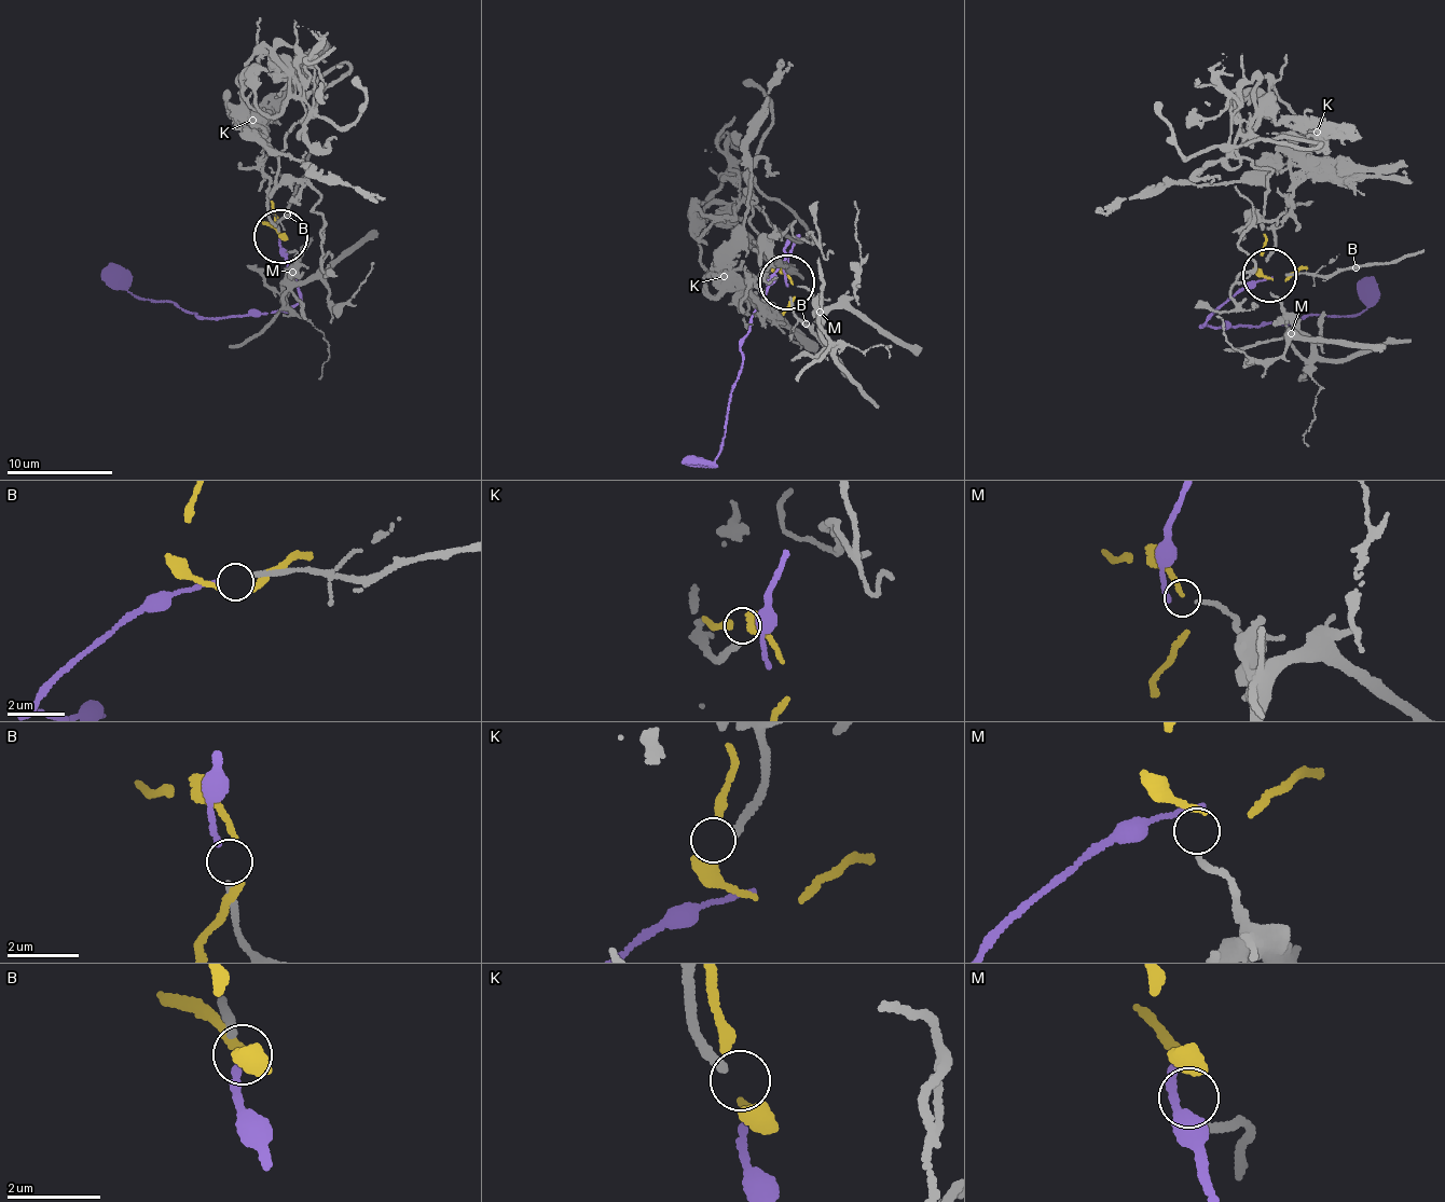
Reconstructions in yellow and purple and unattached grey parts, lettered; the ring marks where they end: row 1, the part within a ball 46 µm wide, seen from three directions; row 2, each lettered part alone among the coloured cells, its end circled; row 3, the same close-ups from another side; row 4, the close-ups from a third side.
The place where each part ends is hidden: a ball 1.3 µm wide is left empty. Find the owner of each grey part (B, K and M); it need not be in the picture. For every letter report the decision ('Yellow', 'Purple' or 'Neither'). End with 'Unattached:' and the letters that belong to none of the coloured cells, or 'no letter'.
B: Purple
K: Neither
M: Yellow
Unattached: K

